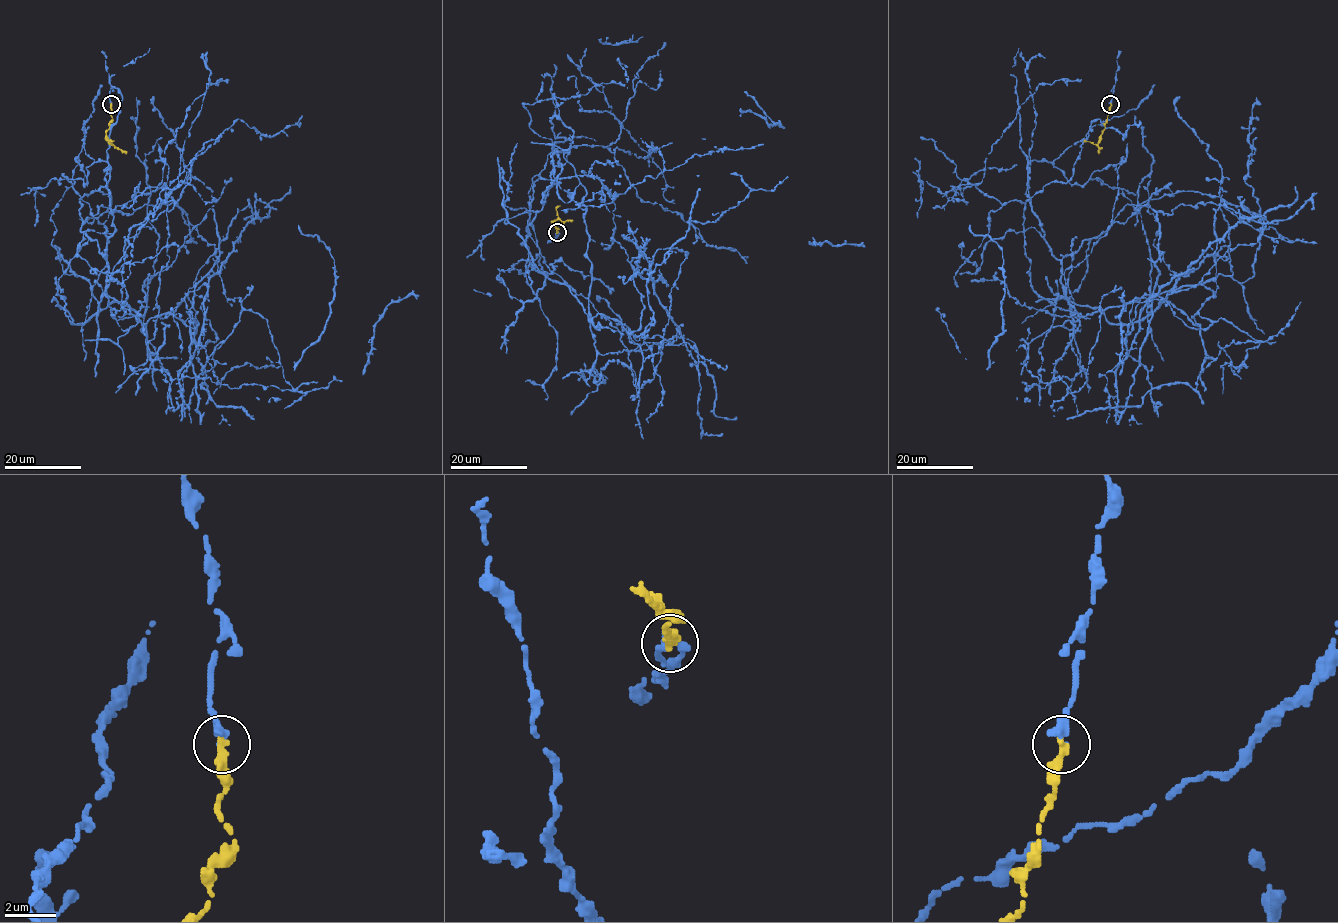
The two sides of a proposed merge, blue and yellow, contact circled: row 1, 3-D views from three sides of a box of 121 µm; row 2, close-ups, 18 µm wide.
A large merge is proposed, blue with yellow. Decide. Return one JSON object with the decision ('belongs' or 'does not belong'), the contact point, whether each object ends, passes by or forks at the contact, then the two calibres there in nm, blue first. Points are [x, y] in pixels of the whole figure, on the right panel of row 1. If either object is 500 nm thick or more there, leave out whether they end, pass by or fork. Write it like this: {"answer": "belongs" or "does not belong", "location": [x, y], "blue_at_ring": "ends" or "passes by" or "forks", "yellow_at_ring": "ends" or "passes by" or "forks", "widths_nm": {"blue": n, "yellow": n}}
{"answer": "does not belong", "location": [1110, 104], "blue_at_ring": "ends", "yellow_at_ring": "ends", "widths_nm": {"blue": 360, "yellow": 400}}

